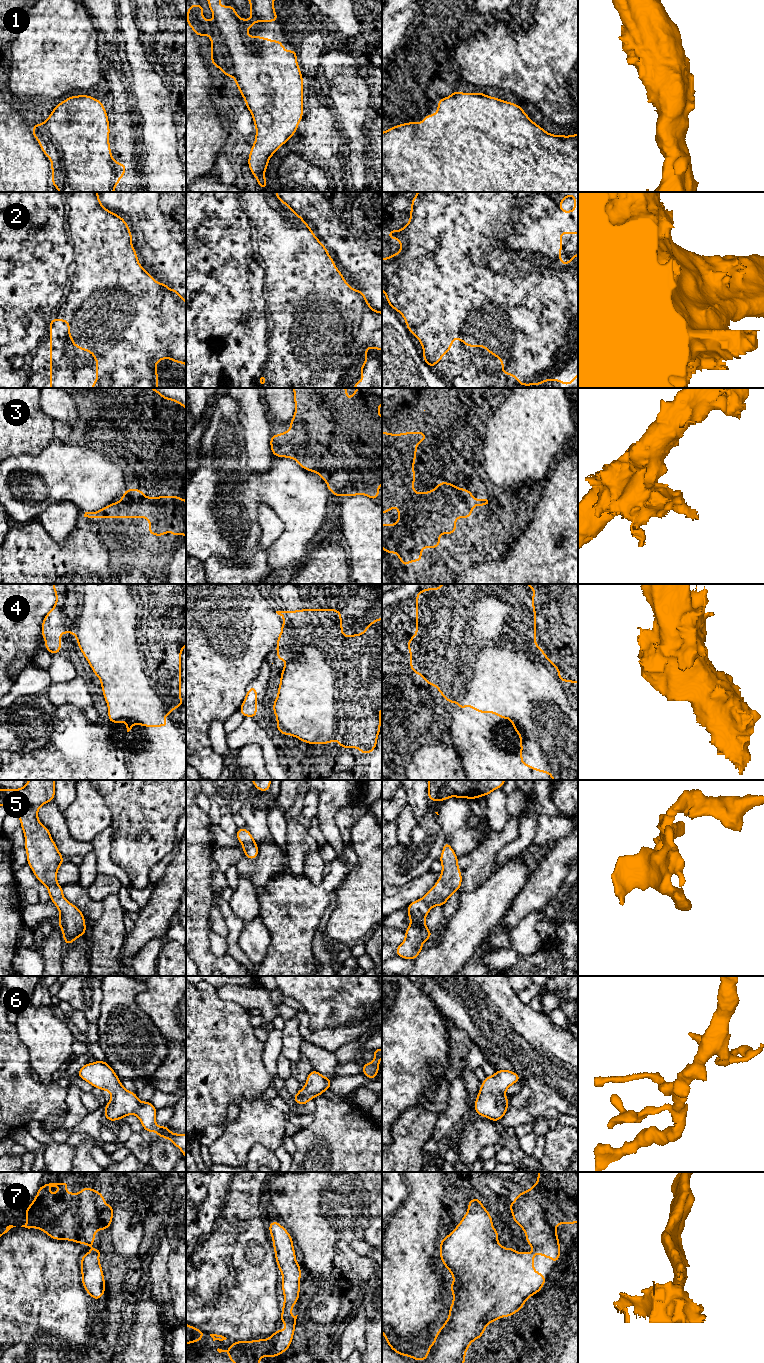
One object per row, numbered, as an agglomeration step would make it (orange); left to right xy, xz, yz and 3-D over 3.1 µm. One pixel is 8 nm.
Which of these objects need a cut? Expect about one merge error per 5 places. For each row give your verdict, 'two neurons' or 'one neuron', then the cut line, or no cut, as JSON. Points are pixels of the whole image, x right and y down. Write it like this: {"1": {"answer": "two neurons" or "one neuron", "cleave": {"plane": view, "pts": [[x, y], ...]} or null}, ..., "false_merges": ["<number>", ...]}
{"1": {"answer": "one neuron", "cleave": null}, "2": {"answer": "one neuron", "cleave": null}, "3": {"answer": "one neuron", "cleave": null}, "4": {"answer": "one neuron", "cleave": null}, "5": {"answer": "one neuron", "cleave": null}, "6": {"answer": "one neuron", "cleave": null}, "7": {"answer": "one neuron", "cleave": null}, "false_merges": []}

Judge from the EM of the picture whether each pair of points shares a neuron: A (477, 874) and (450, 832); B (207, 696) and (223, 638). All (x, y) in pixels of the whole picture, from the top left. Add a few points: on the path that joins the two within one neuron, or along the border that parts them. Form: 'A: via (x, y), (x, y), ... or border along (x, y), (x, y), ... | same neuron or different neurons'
A: border along (479, 844), (466, 854), (458, 857) | different neurons
B: via (207, 682), (207, 654), (209, 652) | same neuron

